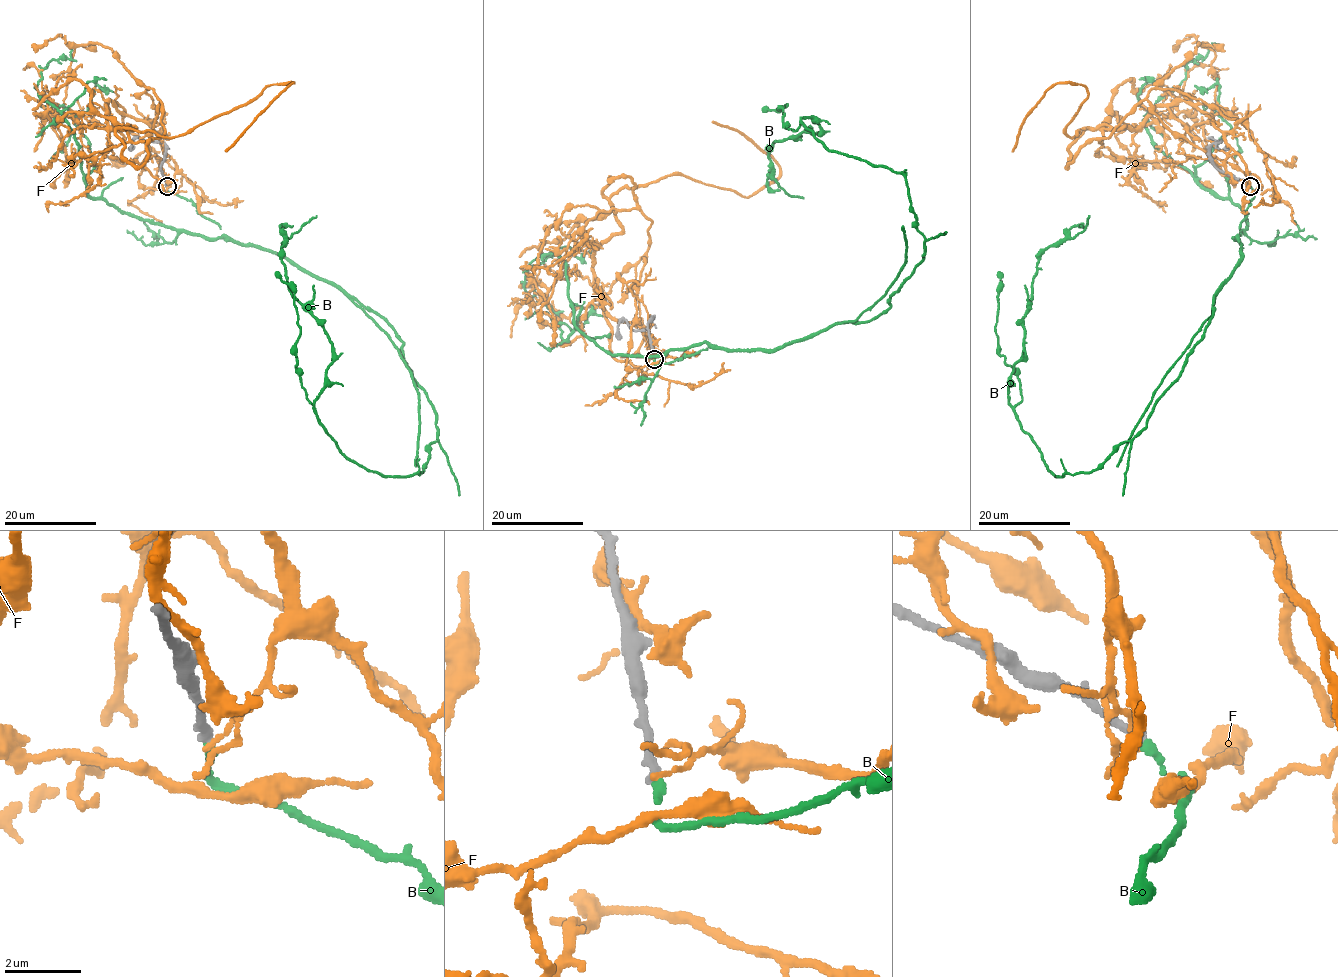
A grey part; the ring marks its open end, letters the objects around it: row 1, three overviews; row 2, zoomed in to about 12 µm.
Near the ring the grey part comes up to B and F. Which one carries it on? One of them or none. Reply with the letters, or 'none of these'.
B

